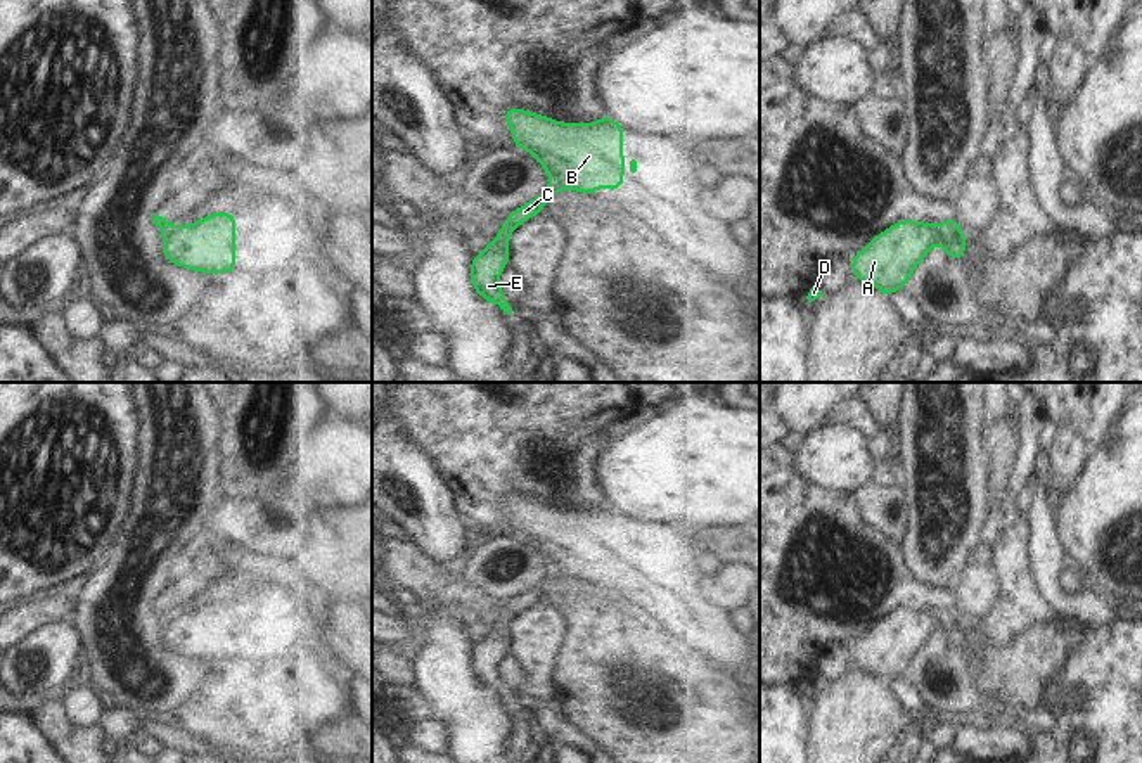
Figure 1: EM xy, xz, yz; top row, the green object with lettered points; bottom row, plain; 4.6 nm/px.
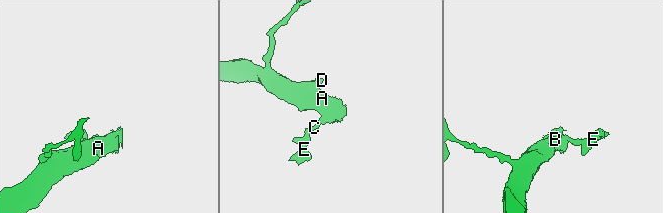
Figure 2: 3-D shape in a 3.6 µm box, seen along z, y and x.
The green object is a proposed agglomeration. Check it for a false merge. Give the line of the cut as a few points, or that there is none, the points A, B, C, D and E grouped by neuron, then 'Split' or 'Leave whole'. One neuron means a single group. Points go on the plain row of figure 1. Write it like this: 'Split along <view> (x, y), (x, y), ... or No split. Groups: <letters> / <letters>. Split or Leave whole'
Split along yz (940, 613), (962, 625). Groups: A B D / C E. Split

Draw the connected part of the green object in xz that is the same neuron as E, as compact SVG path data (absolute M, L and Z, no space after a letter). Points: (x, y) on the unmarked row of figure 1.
M549 571L547 576L524 593L510 599L498 623L478 644L471 645L471 671L486 689L498 692L507 702L512 701L500 673L498 663L509 654L509 623L526 607L542 600L547 588L557 583L557 574Z

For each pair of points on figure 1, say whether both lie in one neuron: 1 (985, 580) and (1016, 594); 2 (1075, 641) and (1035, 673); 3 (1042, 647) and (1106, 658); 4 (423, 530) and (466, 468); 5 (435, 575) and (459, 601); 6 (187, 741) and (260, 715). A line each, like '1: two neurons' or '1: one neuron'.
1: two neurons
2: one neuron
3: two neurons
4: two neurons
5: one neuron
6: two neurons

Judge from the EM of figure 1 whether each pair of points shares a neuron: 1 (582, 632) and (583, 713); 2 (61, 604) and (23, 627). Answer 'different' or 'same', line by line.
1: same
2: same

